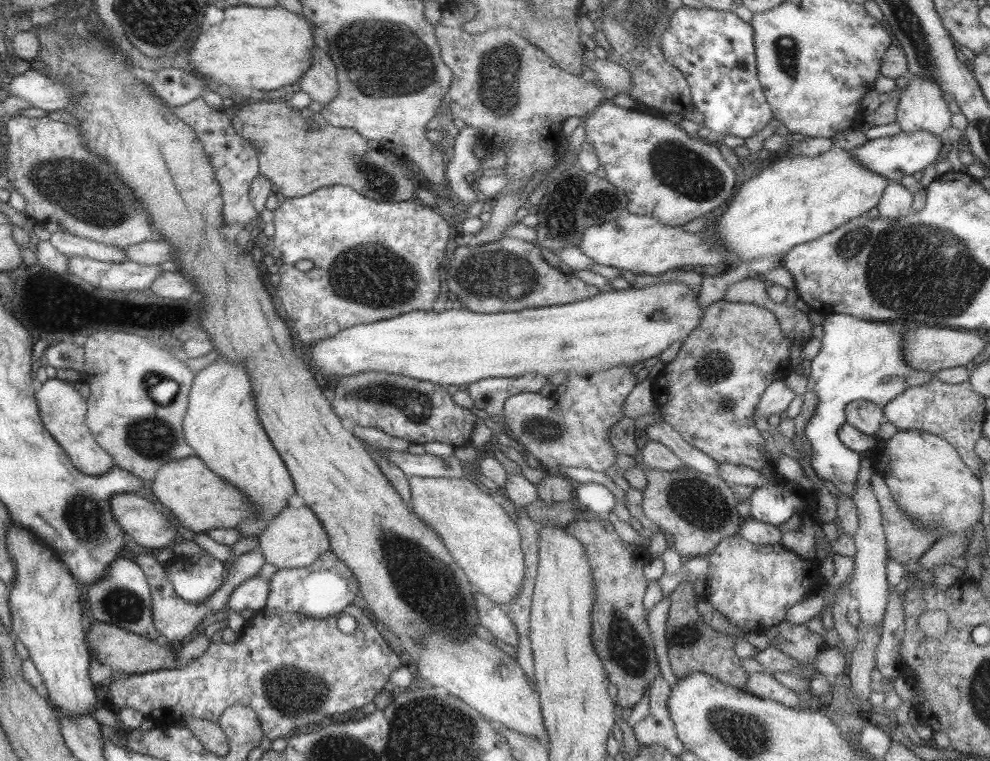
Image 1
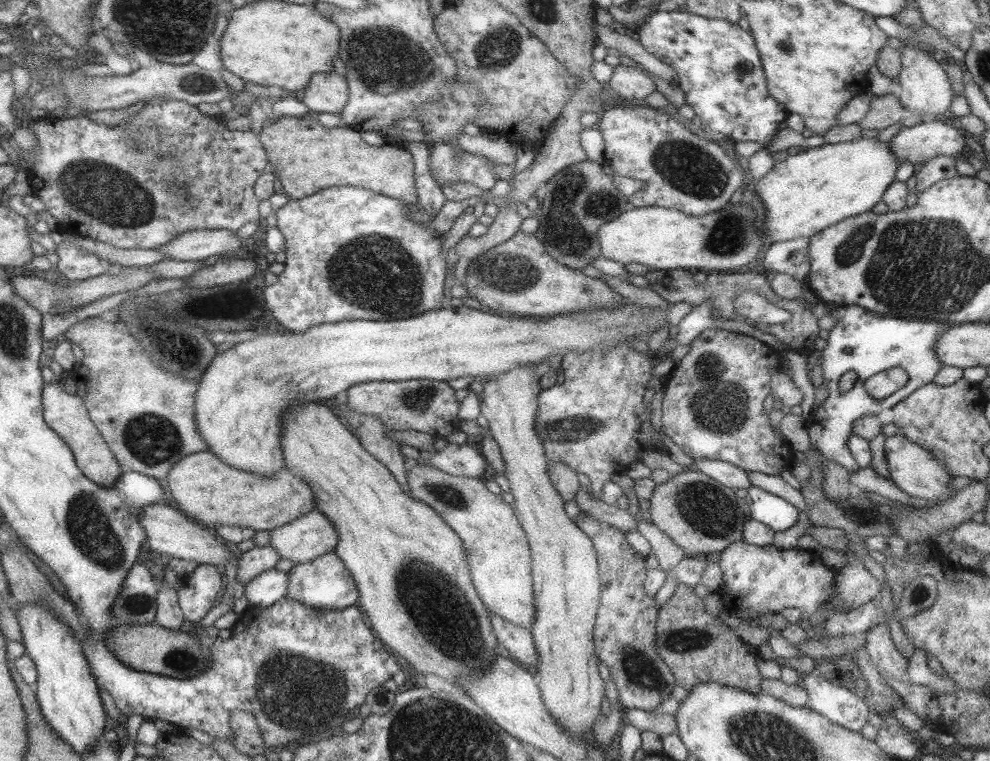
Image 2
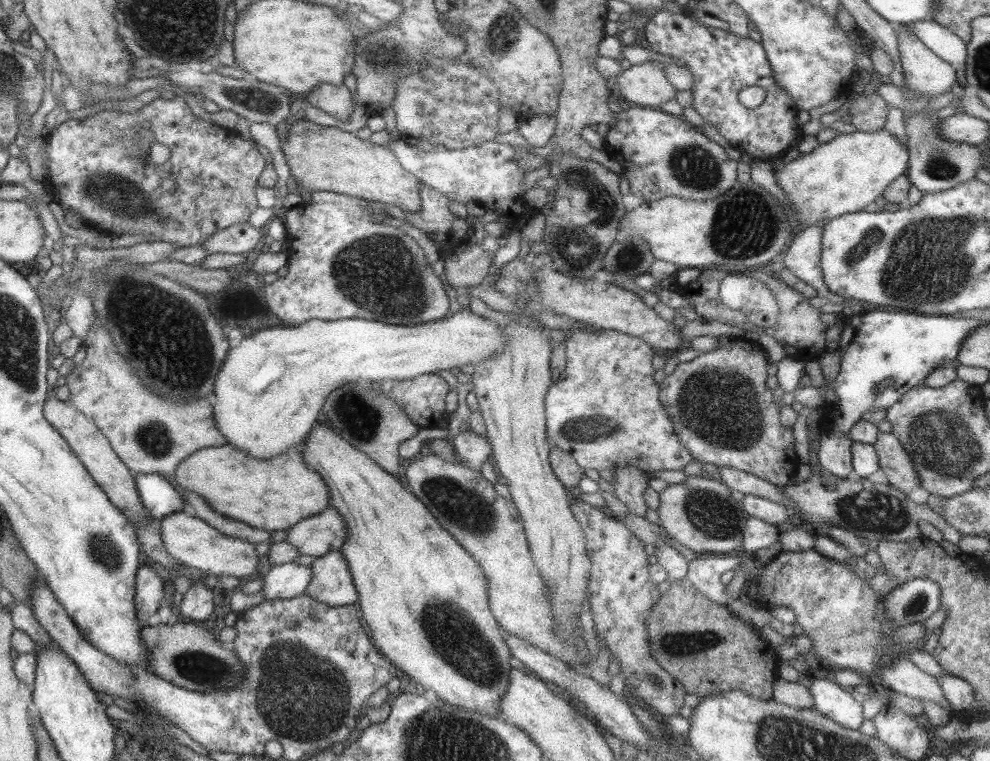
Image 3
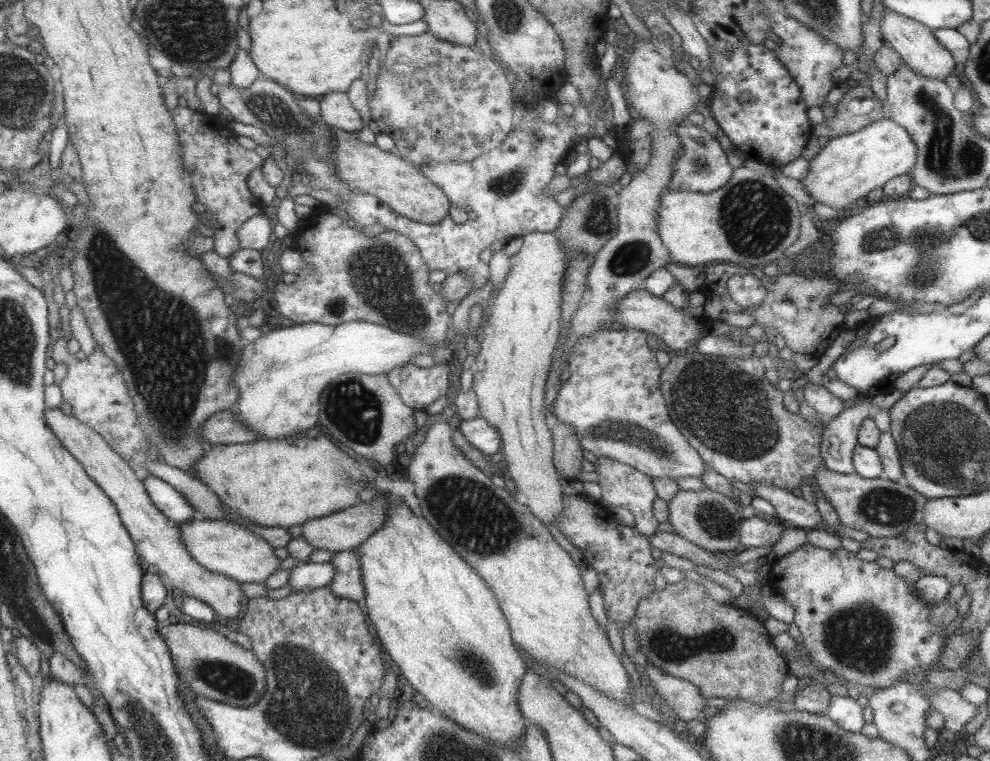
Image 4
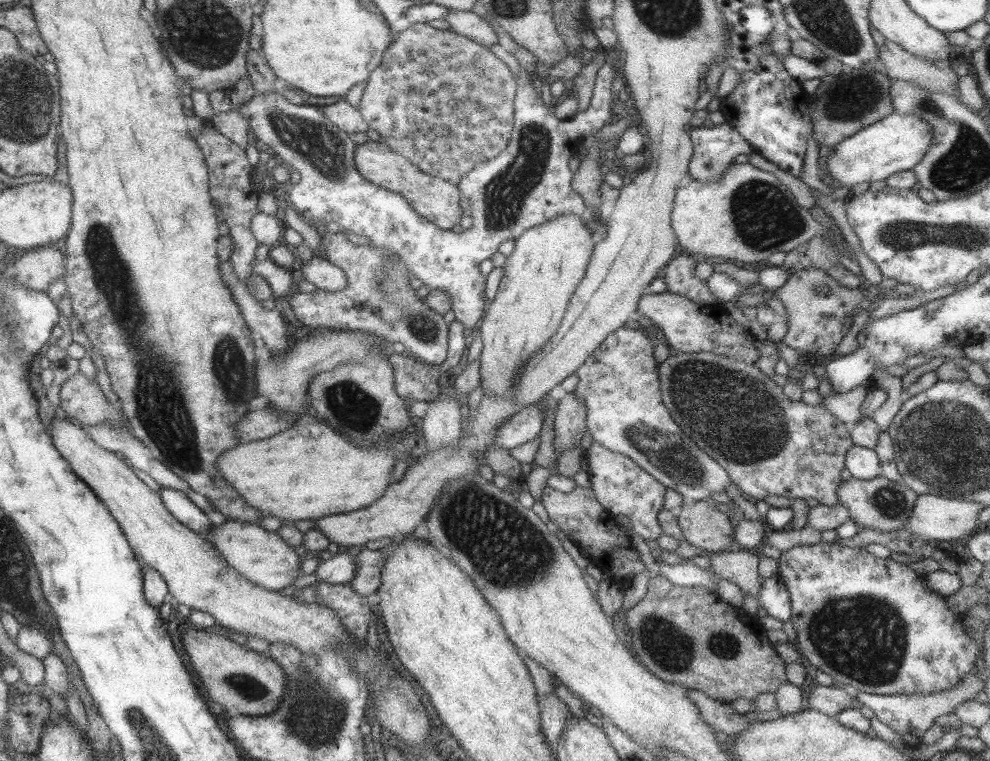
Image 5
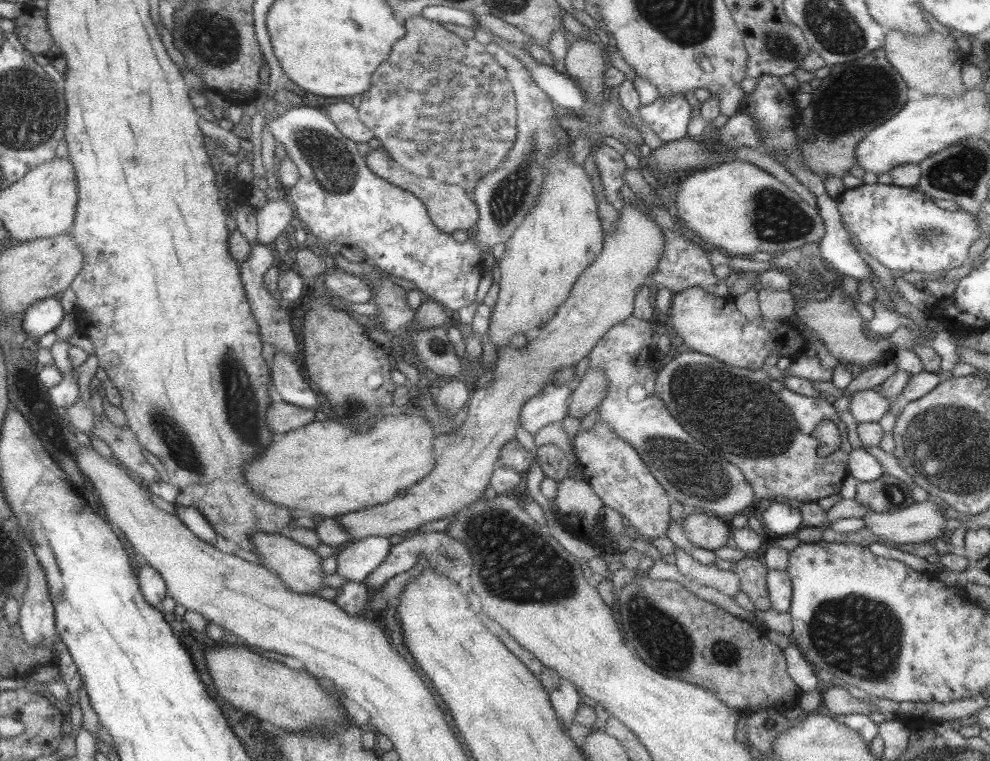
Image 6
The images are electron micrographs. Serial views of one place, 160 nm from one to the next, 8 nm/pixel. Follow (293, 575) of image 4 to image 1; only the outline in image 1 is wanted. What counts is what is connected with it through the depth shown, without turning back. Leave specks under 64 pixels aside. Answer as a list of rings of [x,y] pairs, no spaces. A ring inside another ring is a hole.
[[[253,576],[238,584],[230,592],[230,595],[227,597],[227,606],[230,610],[237,612],[247,608],[258,612],[264,608],[268,592],[268,581]]]

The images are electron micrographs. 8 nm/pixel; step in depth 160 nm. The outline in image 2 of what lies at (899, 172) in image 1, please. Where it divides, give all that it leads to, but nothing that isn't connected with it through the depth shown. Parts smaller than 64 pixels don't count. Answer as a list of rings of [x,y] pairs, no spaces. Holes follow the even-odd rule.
[[[956,118],[952,124],[945,124],[941,121],[922,120],[919,124],[909,127],[901,127],[898,132],[893,135],[886,145],[889,146],[889,151],[893,153],[895,161],[902,163],[909,162],[917,167],[927,162],[927,159],[939,156],[963,156],[967,151],[965,139],[963,138],[963,130]]]

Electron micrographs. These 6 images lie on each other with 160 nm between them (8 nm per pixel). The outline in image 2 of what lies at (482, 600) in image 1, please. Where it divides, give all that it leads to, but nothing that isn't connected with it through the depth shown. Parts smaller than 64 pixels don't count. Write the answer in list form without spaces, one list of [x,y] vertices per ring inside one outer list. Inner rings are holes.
[[[491,612],[489,618],[498,644],[508,650],[513,660],[532,670],[536,663],[536,650],[530,630],[510,623]]]

